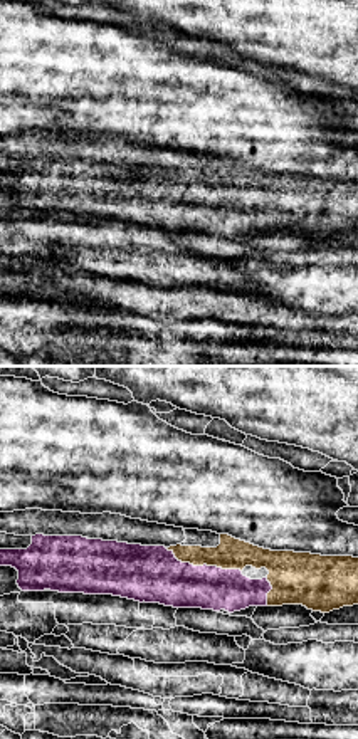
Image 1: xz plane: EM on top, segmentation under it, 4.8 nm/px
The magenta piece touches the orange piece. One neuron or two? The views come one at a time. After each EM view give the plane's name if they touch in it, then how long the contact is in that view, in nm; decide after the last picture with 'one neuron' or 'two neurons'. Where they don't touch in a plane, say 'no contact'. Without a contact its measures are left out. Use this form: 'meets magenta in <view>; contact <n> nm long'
meets magenta in xz; contact 380 nm long

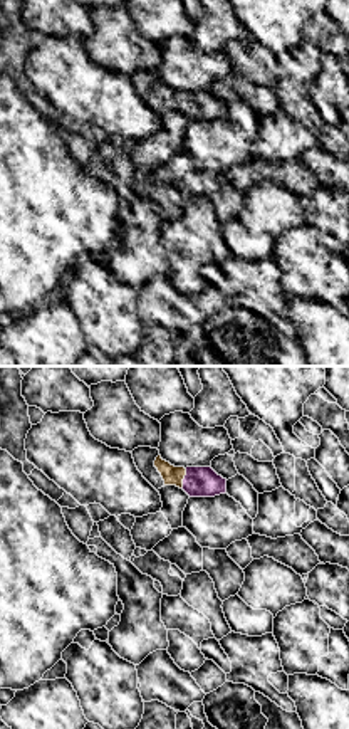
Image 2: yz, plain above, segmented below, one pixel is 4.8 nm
meets magenta in yz; contact 100 nm long

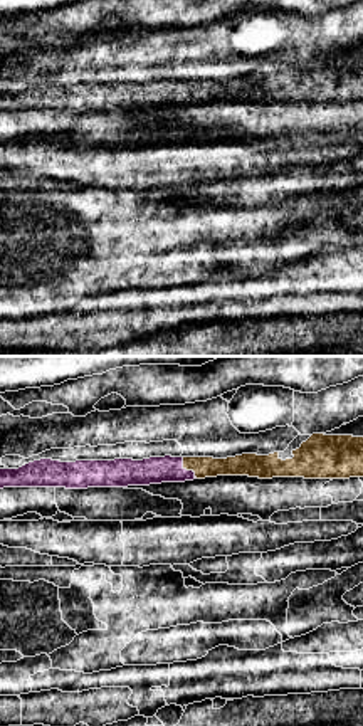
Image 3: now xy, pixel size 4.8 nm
meets magenta in xy; contact 130 nm long

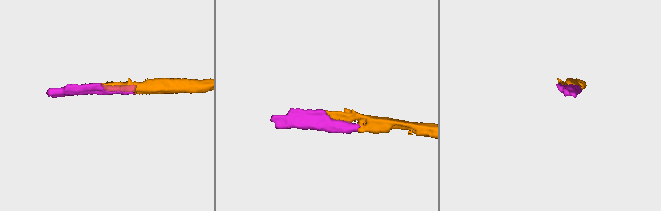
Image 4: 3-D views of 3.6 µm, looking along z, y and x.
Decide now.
one neuron

